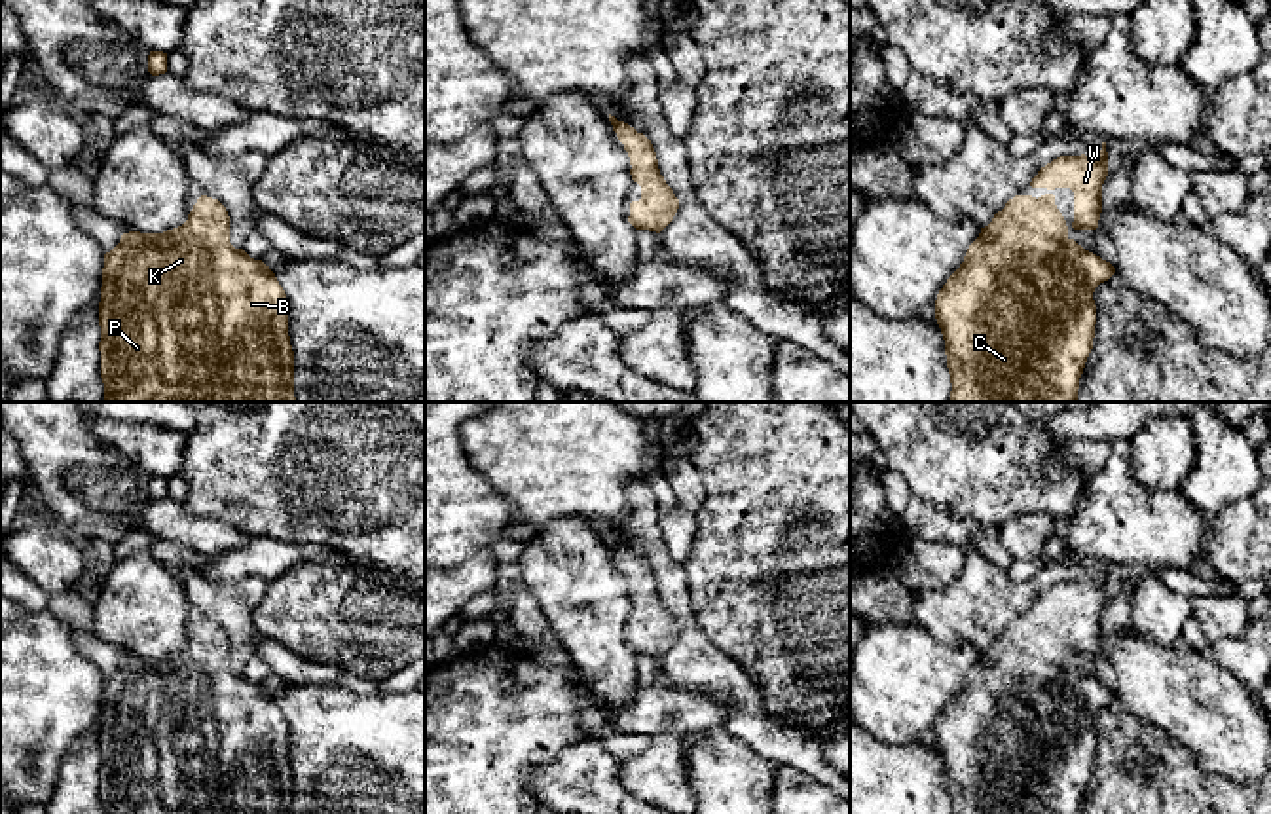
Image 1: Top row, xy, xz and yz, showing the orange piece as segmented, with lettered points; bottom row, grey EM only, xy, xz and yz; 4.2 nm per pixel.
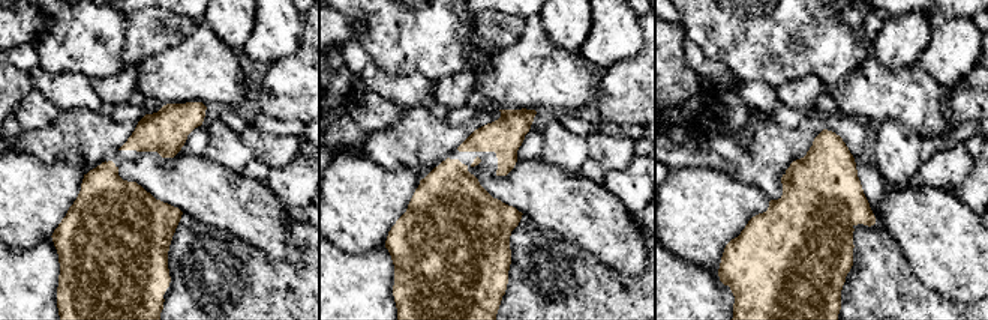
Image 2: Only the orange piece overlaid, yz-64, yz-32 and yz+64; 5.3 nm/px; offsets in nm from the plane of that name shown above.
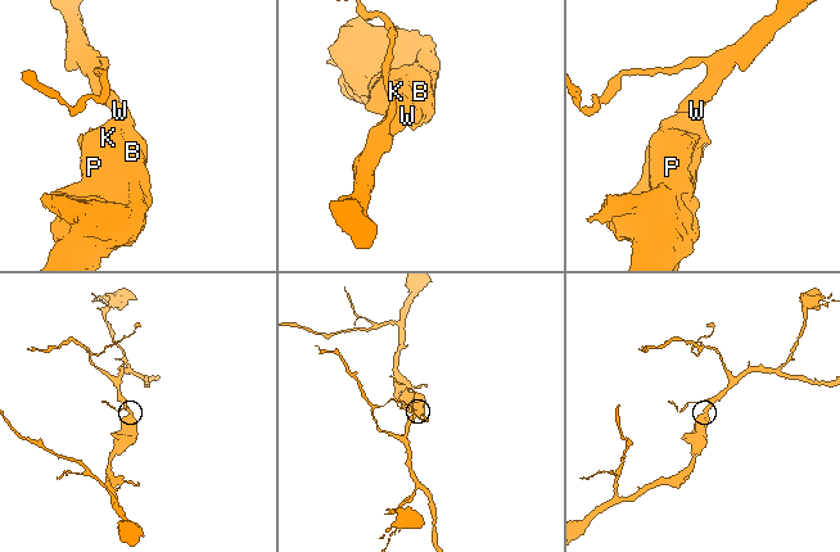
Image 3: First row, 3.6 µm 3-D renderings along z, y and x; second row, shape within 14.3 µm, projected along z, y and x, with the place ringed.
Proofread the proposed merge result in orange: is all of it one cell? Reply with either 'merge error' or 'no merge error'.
no merge error

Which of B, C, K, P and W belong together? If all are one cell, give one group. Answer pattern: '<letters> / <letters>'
B C K P W

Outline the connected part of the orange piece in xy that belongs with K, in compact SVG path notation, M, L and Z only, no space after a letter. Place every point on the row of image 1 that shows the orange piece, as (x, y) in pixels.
M201 195L188 220L163 233L123 233L104 254L99 302L104 402L296 402L288 298L275 273L230 243L226 207Z

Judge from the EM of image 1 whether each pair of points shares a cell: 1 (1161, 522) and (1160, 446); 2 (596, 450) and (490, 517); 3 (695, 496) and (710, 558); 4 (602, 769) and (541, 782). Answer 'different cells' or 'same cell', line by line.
1: different cells
2: different cells
3: different cells
4: same cell

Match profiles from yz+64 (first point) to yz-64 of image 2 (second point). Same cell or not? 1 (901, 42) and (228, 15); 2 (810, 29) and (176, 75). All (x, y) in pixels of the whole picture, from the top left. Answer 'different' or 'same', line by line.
1: same
2: different

